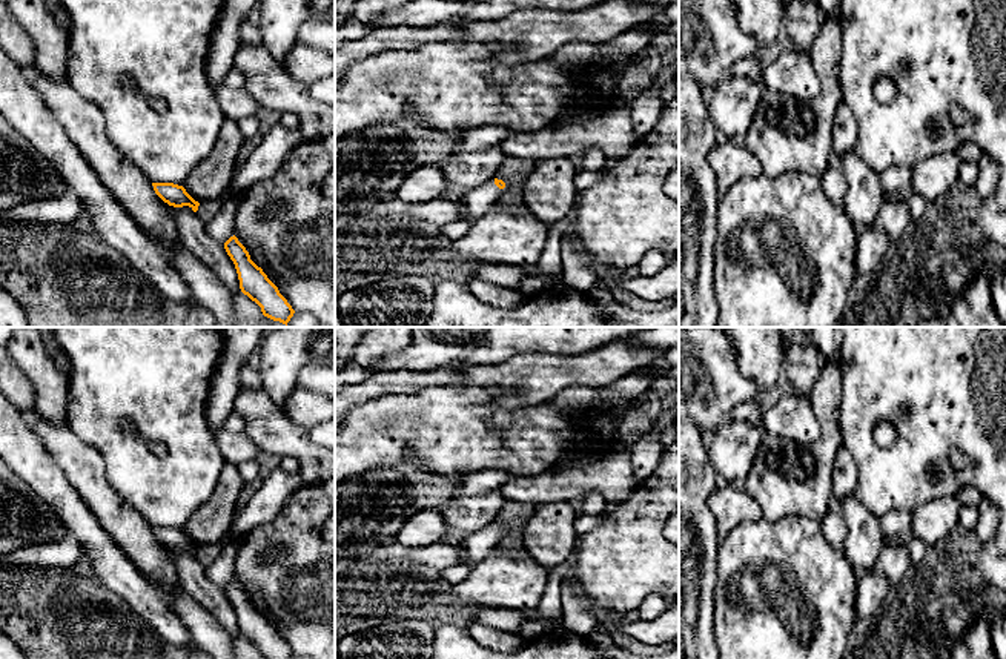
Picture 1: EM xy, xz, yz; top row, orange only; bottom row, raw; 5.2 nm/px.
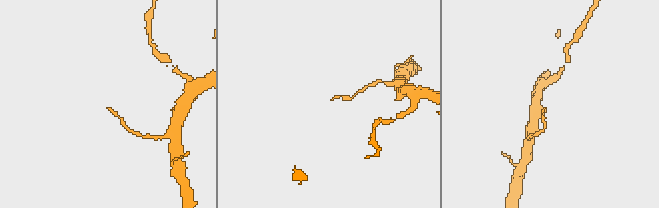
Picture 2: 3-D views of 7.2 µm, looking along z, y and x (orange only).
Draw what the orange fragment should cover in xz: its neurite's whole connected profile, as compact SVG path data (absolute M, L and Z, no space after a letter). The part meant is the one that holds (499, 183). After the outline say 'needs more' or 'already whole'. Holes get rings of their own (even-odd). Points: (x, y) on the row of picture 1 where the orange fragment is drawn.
M493 178L476 189L467 190L461 197L462 220L475 223L481 218L491 206L498 203L504 187L505 183L502 180Z | needs more

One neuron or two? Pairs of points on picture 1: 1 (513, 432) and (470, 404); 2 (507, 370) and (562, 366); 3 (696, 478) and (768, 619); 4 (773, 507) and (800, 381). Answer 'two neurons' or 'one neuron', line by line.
1: one neuron
2: one neuron
3: two neurons
4: two neurons

